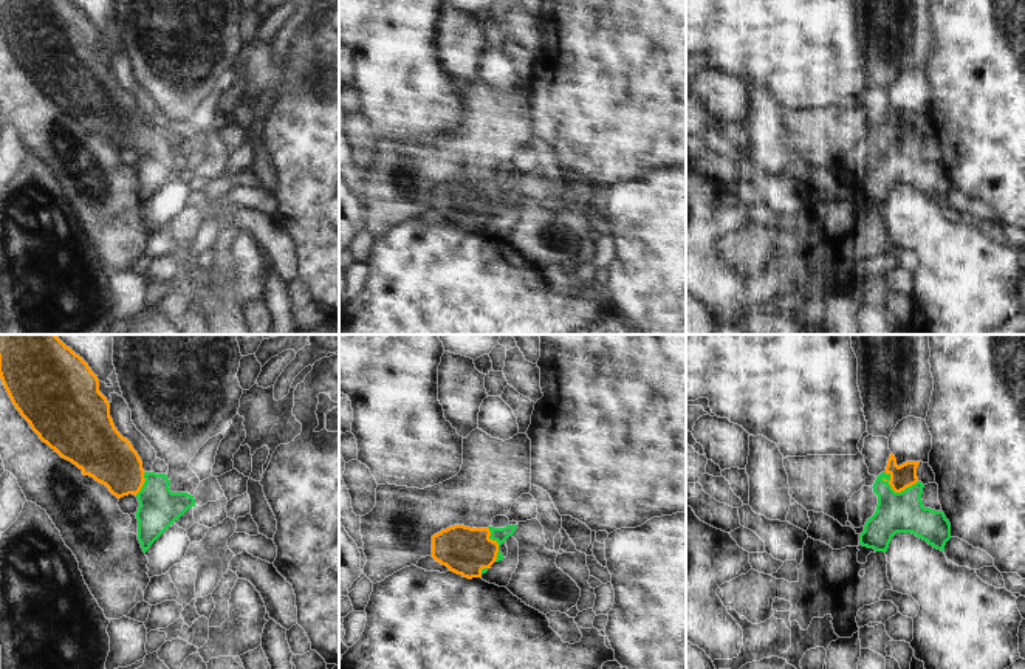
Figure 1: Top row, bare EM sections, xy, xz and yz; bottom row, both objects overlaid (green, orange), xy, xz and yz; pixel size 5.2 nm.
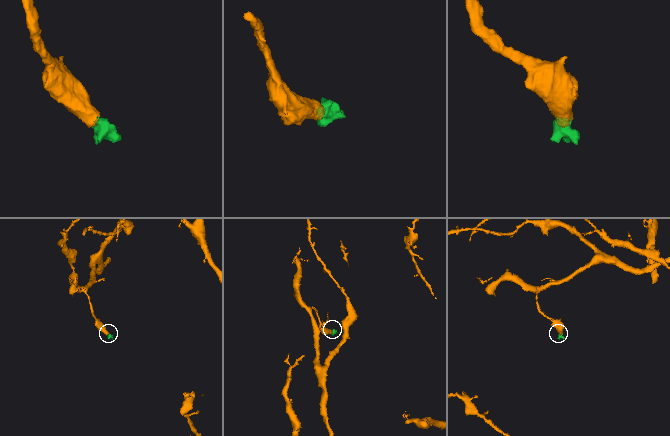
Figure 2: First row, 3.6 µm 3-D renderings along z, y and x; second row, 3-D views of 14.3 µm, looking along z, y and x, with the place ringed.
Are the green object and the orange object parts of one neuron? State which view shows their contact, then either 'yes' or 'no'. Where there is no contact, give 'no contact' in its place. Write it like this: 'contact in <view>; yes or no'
contact in yz; yes

